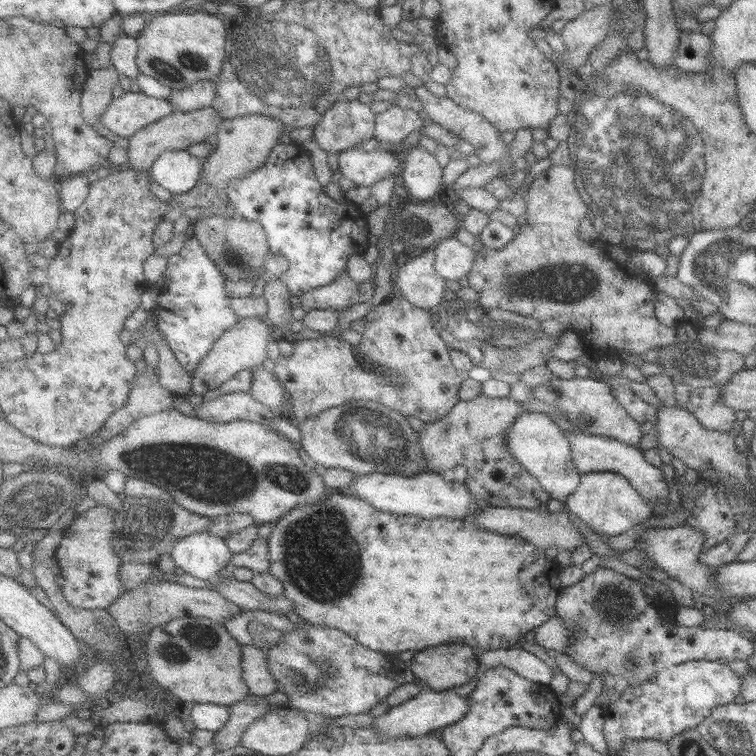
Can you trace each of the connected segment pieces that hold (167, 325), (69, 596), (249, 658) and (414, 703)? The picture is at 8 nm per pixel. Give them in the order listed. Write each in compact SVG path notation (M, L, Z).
M192 227L181 250L168 258L165 275L170 281L164 288L160 288L157 297L157 327L165 334L182 369L195 374L215 343L234 328L241 318L234 311L232 298L226 289L227 275L202 247Z
M98 504L75 515L70 527L62 533L55 556L66 582L65 600L77 610L108 609L126 593L122 583L123 560L114 547L118 511Z
M243 645L242 667L244 670L244 681L249 687L250 694L256 696L267 696L278 691L276 678L271 674L266 659L265 649Z
M431 688L422 690L415 698L394 706L387 714L375 717L370 729L377 729L388 737L416 737L426 735L437 728L444 729L446 726L455 724L470 713L470 698L468 695L459 696L453 689L436 691Z

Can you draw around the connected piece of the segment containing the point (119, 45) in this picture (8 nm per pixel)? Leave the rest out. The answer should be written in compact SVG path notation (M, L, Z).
M122 34L112 43L110 52L111 64L116 66L116 69L131 80L141 76L138 65L139 43L137 37Z

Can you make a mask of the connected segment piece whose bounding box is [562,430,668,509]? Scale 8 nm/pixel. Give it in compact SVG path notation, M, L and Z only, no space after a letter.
M563 430L562 434L570 443L570 459L579 474L603 471L620 474L643 500L650 503L649 506L652 509L658 499L668 498L668 488L663 480L661 468L655 468L649 464L637 446L629 446L613 438L570 432L569 430Z

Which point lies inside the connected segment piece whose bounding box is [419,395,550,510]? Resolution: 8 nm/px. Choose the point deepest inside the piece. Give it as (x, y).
(474, 434)

